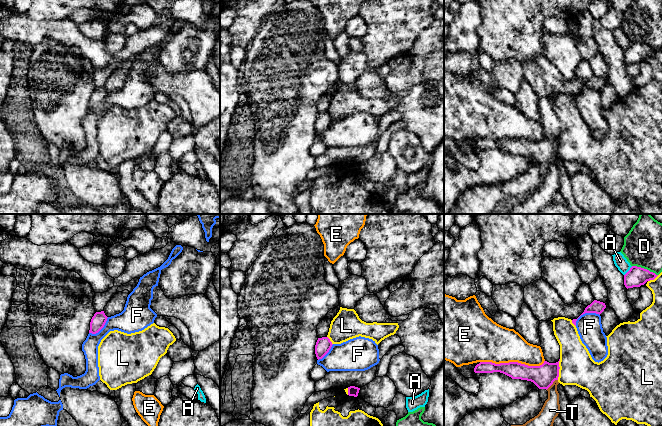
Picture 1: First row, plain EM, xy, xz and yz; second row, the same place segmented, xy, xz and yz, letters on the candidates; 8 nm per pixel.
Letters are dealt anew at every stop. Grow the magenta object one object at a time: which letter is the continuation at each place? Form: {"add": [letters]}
{"add": []}

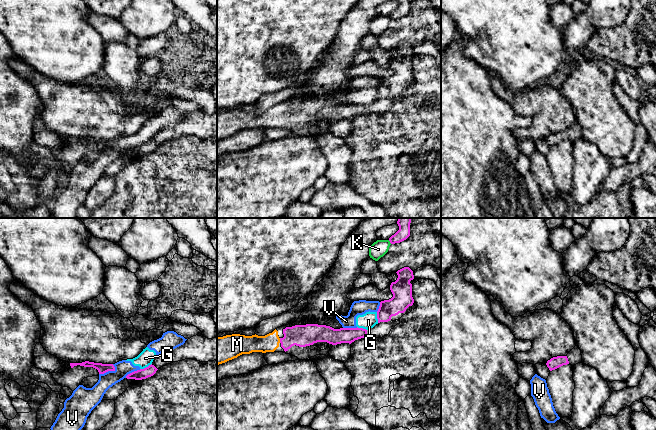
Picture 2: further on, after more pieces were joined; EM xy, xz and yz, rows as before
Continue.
{"add": ["M"]}

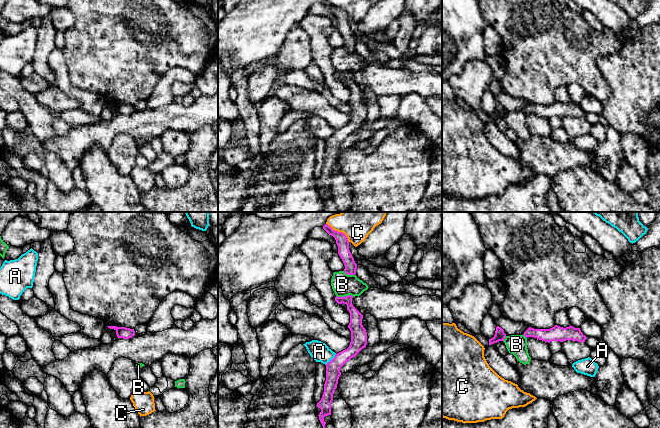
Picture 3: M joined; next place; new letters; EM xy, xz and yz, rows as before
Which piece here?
{"add": []}

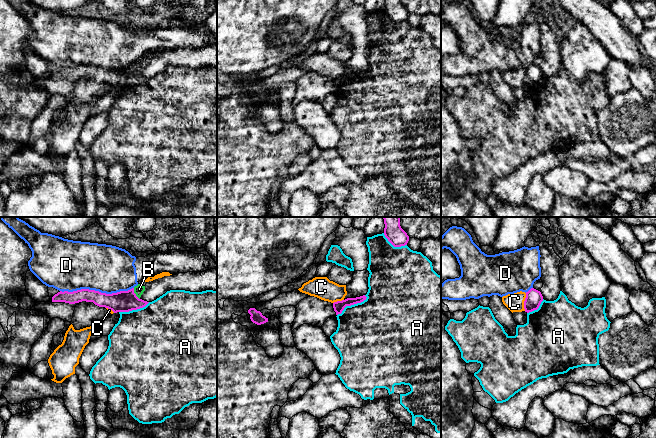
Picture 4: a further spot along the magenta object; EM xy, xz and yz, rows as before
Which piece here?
{"add": []}

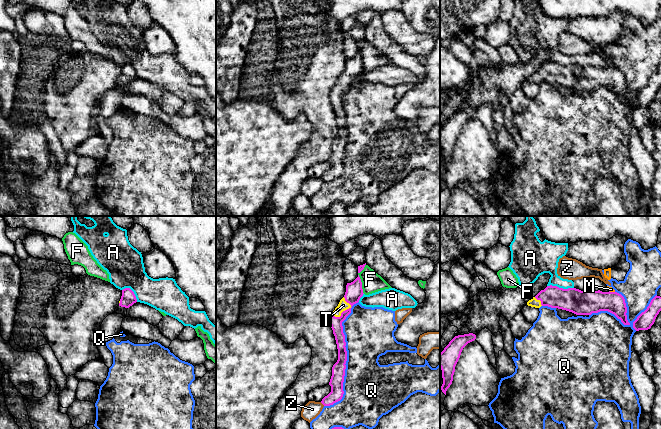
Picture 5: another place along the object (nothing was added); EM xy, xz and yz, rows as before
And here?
{"add": ["T"]}

